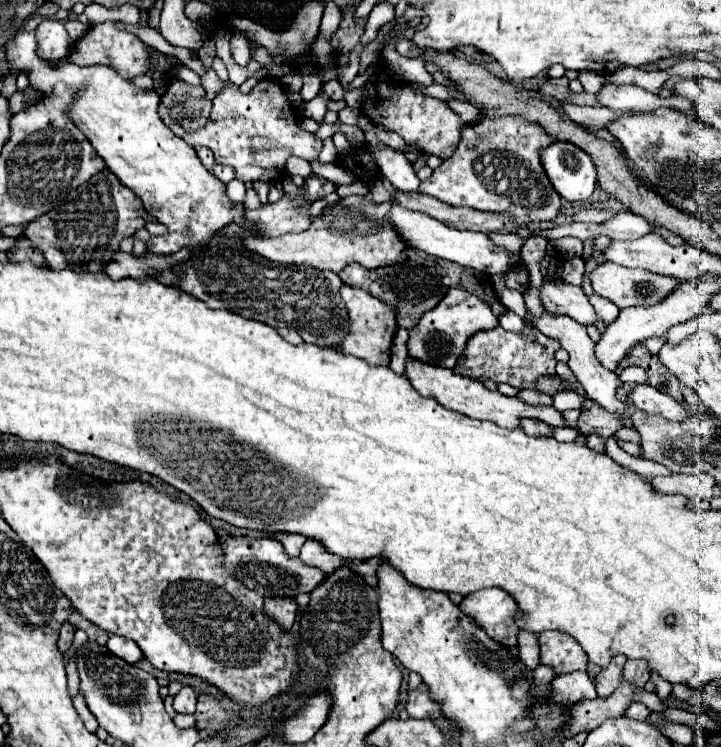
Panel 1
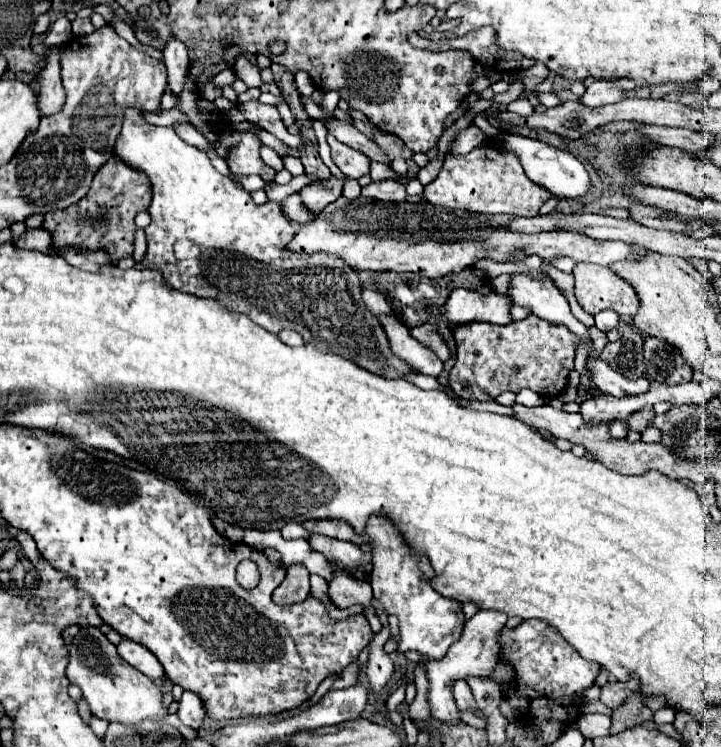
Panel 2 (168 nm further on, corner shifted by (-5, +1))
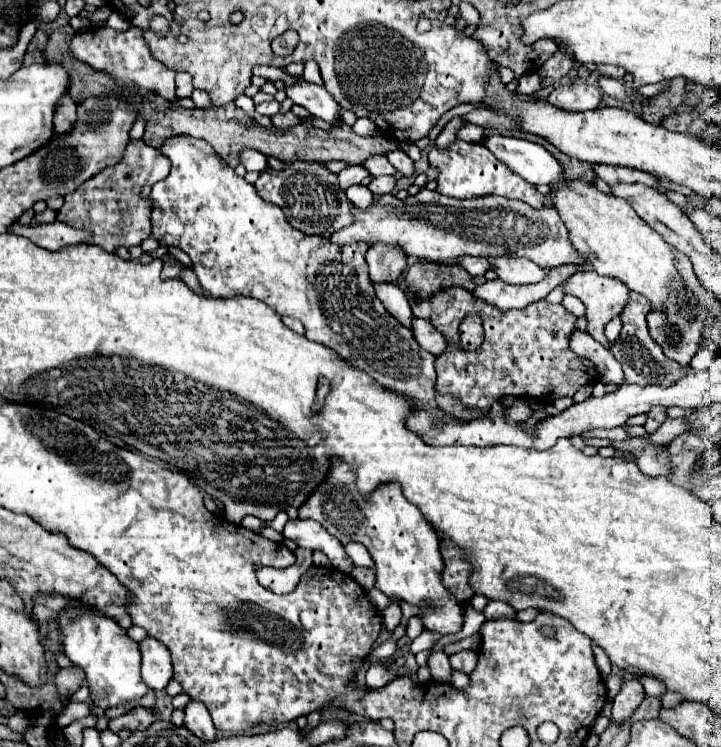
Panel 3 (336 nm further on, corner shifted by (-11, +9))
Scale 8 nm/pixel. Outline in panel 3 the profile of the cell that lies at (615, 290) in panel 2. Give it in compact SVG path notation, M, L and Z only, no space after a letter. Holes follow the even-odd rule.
M577 271L565 283L565 293L575 295L587 307L589 335L605 347L611 343L603 335L603 327L609 319L621 313L629 299L629 287L615 277L597 275L597 271Z

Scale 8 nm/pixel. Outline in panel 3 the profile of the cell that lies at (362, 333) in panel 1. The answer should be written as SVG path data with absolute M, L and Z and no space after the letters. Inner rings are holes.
M375 245L367 251L367 263L373 283L395 283L407 267L407 255L399 247Z

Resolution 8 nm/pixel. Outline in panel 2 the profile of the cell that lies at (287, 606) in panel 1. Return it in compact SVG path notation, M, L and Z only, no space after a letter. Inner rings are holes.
M297 563L289 567L283 583L273 591L273 601L277 605L293 605L309 595L309 571L305 565Z

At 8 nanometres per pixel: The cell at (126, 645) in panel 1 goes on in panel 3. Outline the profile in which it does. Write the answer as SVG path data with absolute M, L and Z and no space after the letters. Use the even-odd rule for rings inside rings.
M145 637L139 643L139 649L141 649L141 657L143 657L143 663L141 663L143 681L155 691L167 687L167 683L173 677L169 649L153 637Z

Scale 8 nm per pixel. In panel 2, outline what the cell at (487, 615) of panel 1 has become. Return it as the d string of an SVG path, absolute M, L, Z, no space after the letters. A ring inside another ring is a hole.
M479 611L475 617L471 617L465 623L463 635L457 643L453 643L453 647L449 647L447 655L439 661L431 661L427 663L427 673L429 673L429 705L431 705L431 713L459 713L457 705L453 701L453 693L451 693L451 683L457 679L465 679L469 675L493 675L493 667L497 665L497 655L499 655L499 643L497 643L497 635L501 633L501 629L507 623L507 615L501 611Z

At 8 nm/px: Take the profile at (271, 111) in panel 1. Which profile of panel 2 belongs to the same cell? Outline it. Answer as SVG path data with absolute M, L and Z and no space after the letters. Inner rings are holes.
M251 133L241 135L241 145L235 147L227 157L229 169L239 175L259 175L263 181L271 183L275 171L263 163L263 159L259 157L259 149L261 149L261 141L255 135Z

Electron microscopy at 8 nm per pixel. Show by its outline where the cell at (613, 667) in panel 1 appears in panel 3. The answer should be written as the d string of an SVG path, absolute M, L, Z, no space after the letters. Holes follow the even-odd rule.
M625 679L621 691L613 699L611 721L615 721L615 723L627 721L643 699L645 699L645 691L643 691L641 681L639 679Z

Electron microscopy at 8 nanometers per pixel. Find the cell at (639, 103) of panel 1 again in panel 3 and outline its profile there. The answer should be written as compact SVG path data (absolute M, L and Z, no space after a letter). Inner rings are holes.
M573 81L571 85L561 85L551 91L547 103L563 111L589 111L597 109L601 103L601 91L589 83Z

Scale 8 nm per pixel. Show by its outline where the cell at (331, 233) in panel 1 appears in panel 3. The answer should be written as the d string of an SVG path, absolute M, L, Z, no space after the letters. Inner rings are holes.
M421 189L417 195L407 197L407 199L397 199L395 195L379 195L373 199L369 209L353 209L353 223L335 231L335 235L329 235L329 241L335 245L349 245L355 241L367 243L367 247L373 247L377 243L383 245L393 245L401 247L407 255L415 255L419 259L427 259L431 263L445 263L445 265L455 265L457 259L471 255L471 257L527 257L535 261L537 265L549 269L549 267L559 267L565 263L585 263L587 257L581 251L575 251L571 241L569 241L569 231L565 223L561 221L559 213L555 207L543 207L543 209L531 209L523 201L511 201L505 197L475 197L475 199L453 199L445 197L437 191Z

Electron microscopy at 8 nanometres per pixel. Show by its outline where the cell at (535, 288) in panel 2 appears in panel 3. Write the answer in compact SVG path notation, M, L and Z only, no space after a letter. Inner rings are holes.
M495 257L489 261L493 265L493 271L505 283L539 283L545 279L547 273L547 269L539 267L537 263L531 263L525 257Z

